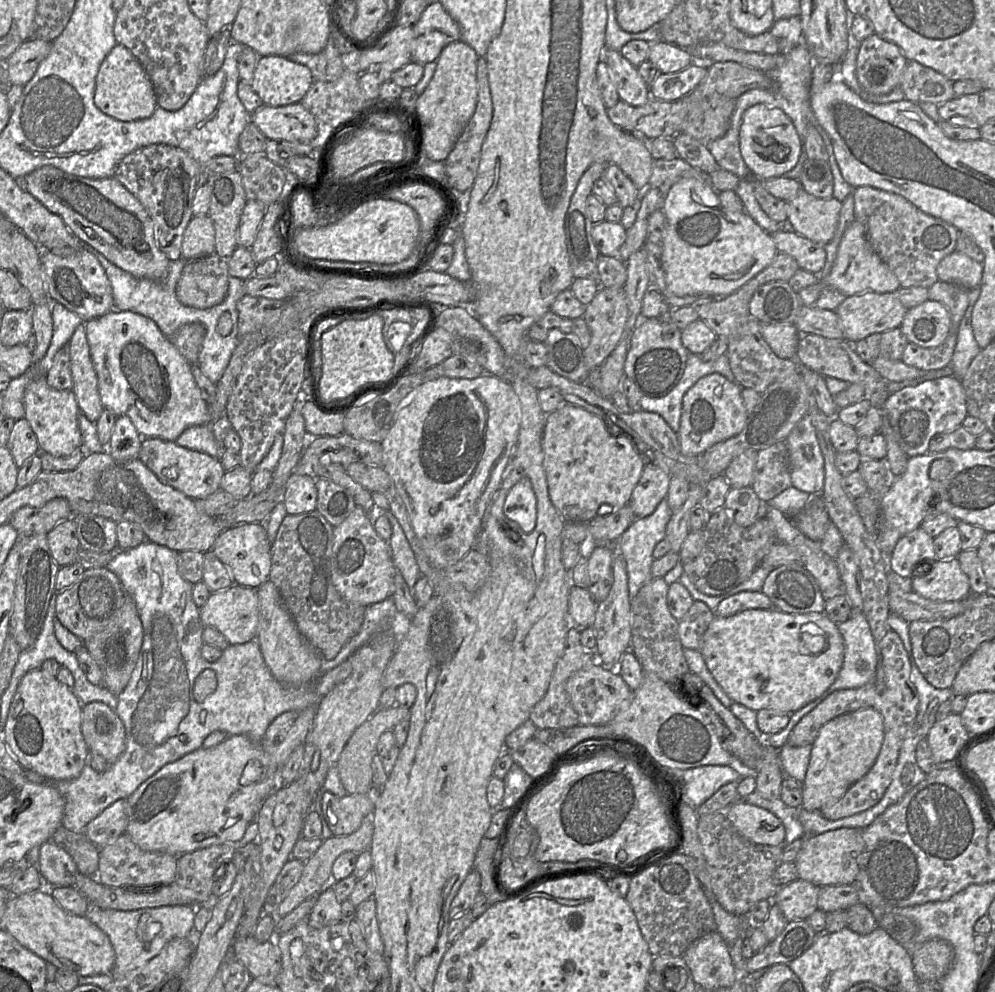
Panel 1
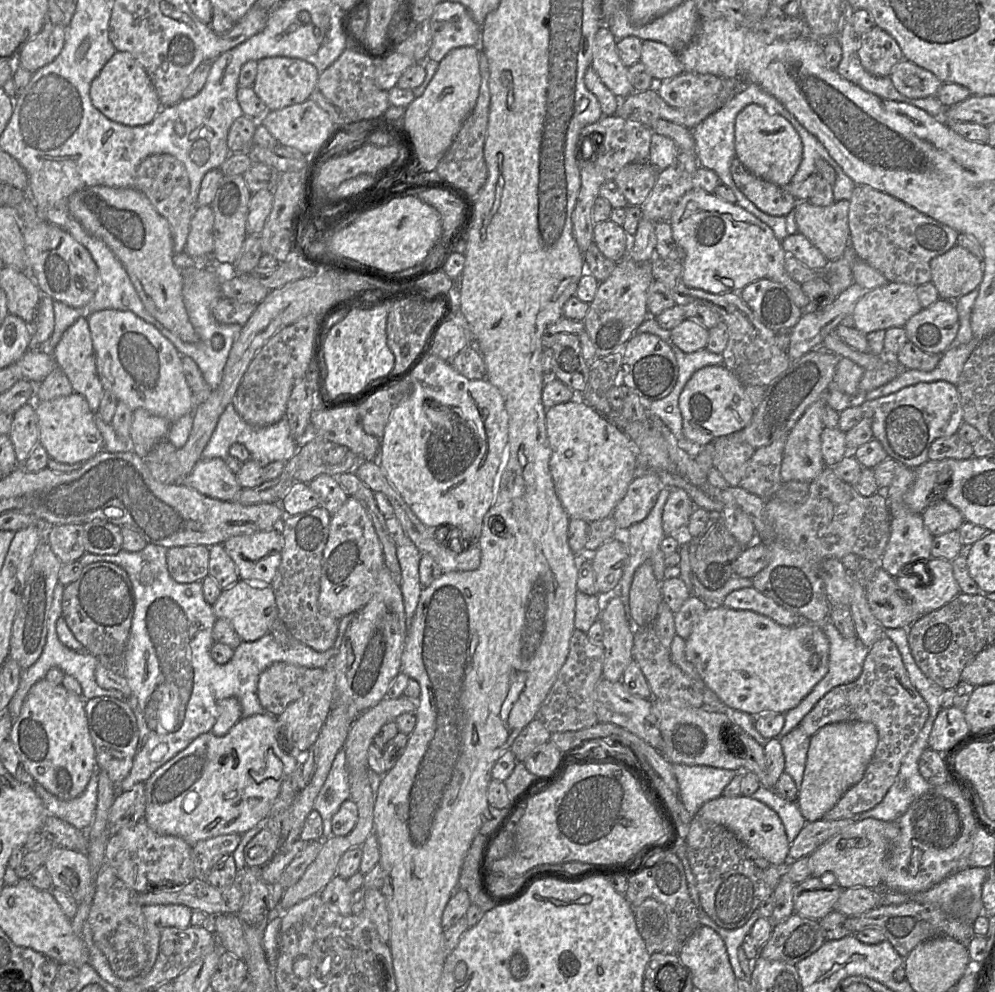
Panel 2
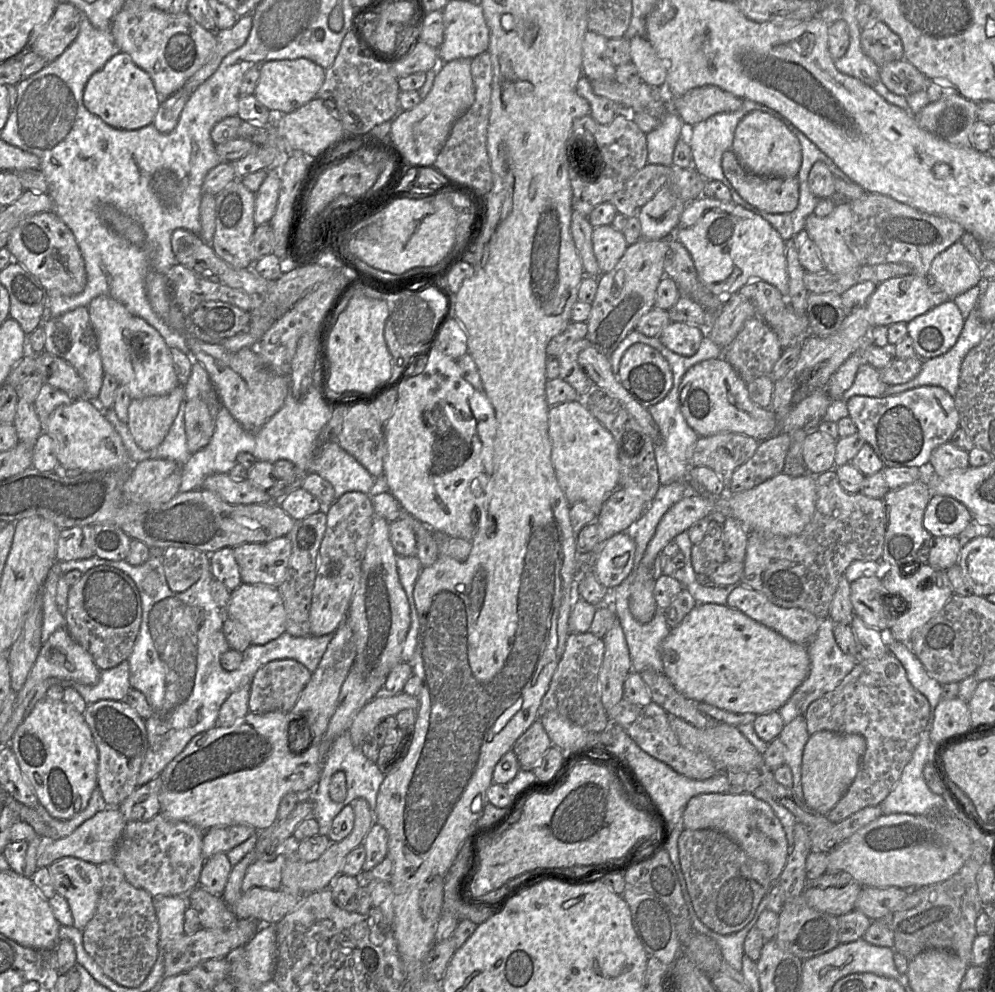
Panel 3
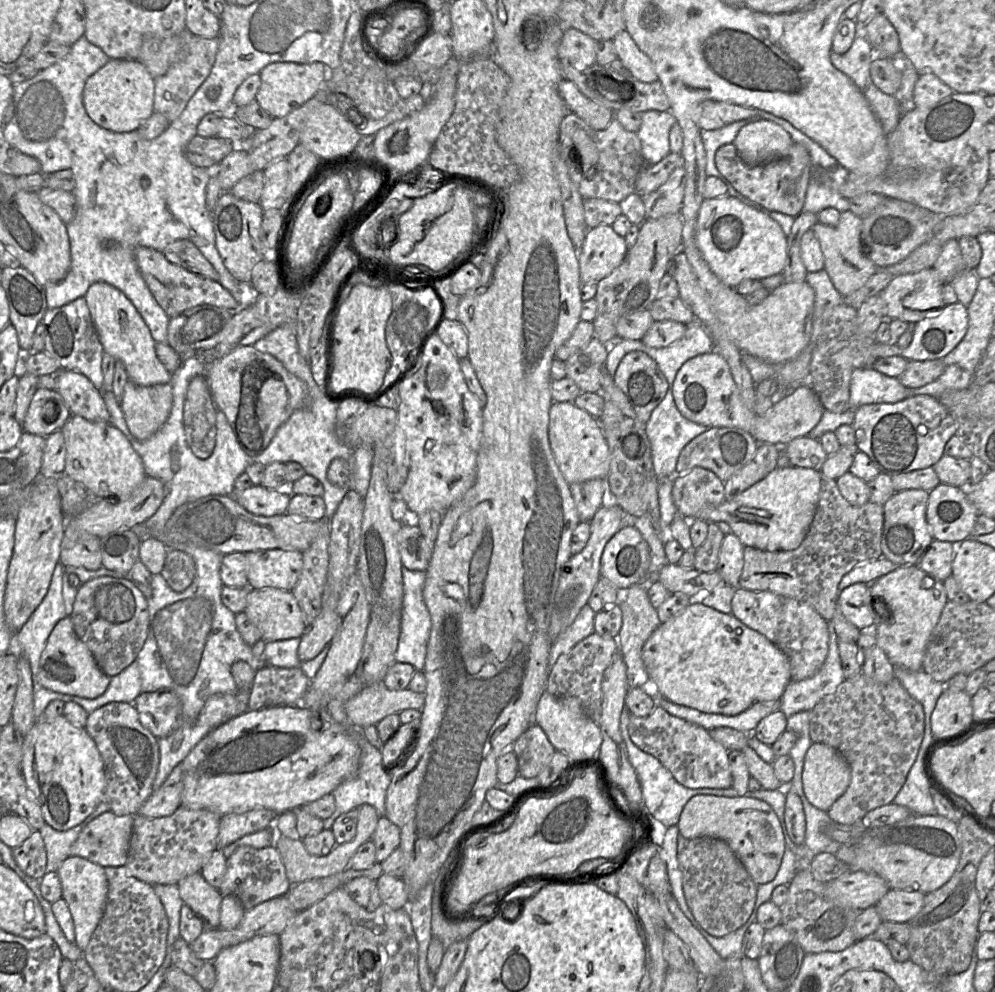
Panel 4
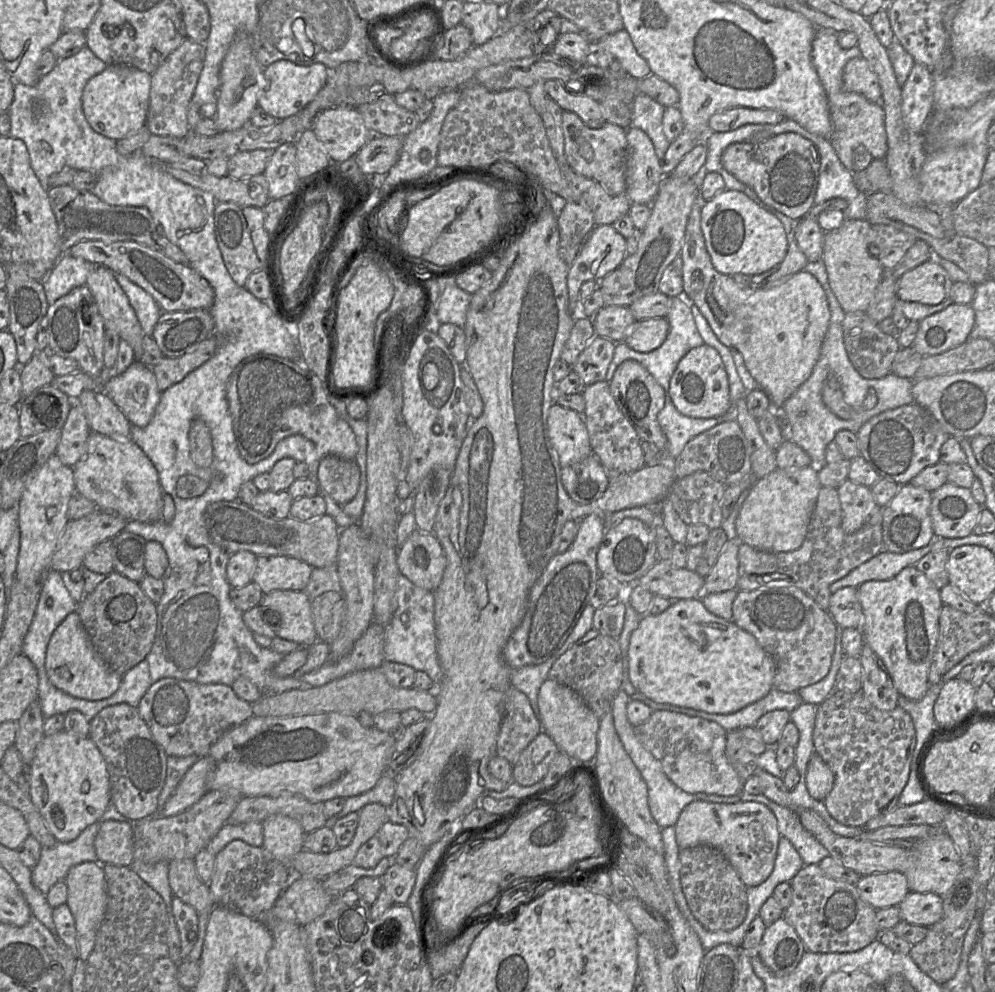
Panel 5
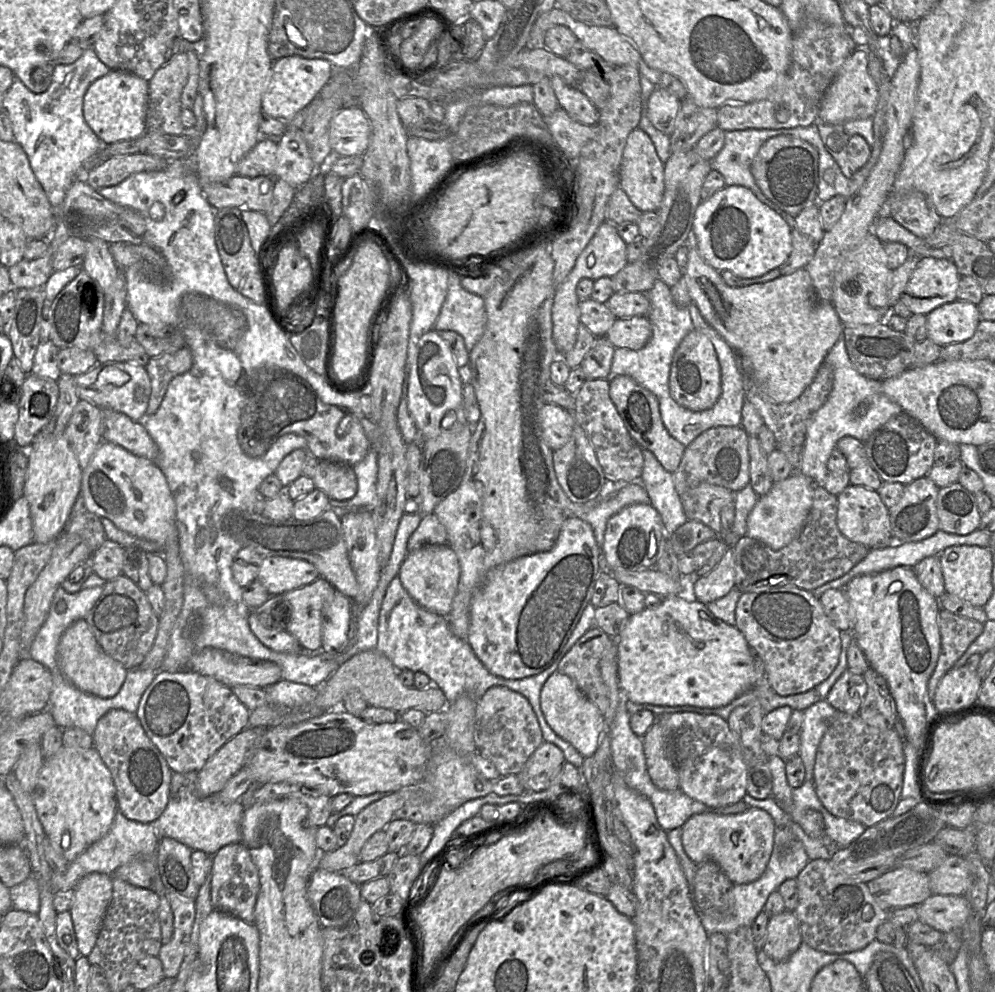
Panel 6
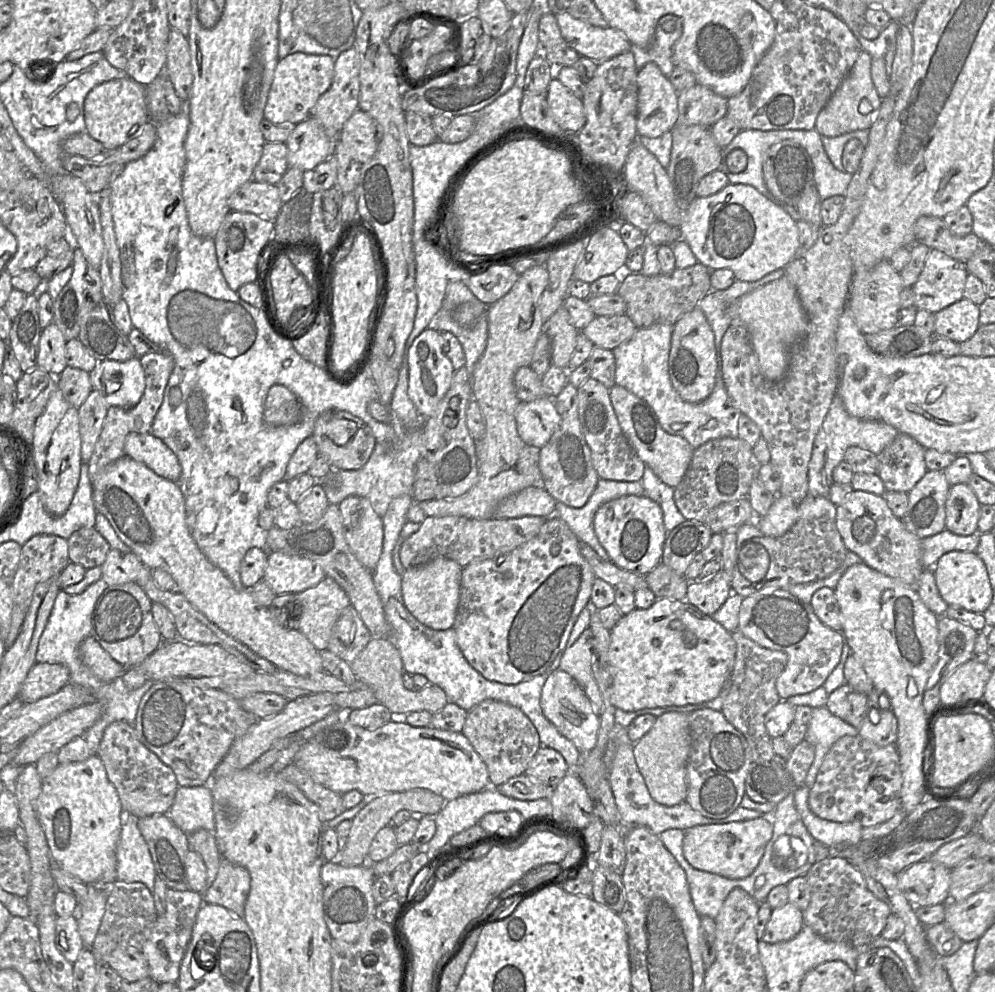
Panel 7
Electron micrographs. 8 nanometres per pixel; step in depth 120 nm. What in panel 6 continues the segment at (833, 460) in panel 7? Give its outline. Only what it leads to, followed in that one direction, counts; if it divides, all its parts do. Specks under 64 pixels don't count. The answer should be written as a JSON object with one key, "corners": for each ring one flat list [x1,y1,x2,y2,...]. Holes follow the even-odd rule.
{"corners":[[844,331,828,352,824,363,830,365,833,370,833,387,827,401,808,421,800,471,810,477,816,486,823,487,829,473,827,463,832,451,837,448,839,439,852,436,866,442,873,432,902,411,898,404,883,393,883,380,865,377,854,368,846,349],[862,402,868,404,868,411,864,416,857,416,856,408]]}

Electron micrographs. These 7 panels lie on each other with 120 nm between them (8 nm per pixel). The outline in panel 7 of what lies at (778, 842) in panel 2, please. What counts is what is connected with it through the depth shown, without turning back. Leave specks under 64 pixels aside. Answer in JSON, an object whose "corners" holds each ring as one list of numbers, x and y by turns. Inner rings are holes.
{"corners":[[770,816,726,824,697,825,685,831,683,853,687,861,698,870,729,879,741,879,752,874,758,866,772,832]]}

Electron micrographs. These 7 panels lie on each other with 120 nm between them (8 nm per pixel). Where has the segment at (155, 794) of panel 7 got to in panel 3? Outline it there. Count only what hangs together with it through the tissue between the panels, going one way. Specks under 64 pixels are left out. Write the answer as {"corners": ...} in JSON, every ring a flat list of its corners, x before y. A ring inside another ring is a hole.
{"corners":[[99,700,89,704,83,713,98,748,97,786,106,807,118,807,137,786,138,775,148,749,145,721,125,701]]}

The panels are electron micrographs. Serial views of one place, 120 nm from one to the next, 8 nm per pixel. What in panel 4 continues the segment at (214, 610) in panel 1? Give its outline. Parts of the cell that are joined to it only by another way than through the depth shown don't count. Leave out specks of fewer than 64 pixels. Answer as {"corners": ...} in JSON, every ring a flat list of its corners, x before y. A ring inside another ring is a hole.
{"corners":[[271,587,249,589,244,612,266,642,301,638,307,628,291,591]]}

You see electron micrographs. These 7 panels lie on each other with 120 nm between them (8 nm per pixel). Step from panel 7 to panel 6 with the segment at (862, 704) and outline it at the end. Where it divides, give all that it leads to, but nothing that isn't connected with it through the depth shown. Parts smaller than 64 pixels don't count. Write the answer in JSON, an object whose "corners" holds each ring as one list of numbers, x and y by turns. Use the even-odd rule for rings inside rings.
{"corners":[[847,669,835,682,826,700,836,710,856,715,859,714,865,692,866,683,863,675]]}

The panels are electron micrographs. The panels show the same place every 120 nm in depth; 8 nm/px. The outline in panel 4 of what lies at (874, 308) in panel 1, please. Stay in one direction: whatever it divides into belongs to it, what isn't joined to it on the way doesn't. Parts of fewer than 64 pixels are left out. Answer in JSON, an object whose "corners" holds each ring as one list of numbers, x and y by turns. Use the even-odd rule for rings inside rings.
{"corners":[[933,267,916,273,895,276,879,293,884,303,885,319,900,319,914,325,924,318,936,315,945,306,942,299,943,284,944,282]]}

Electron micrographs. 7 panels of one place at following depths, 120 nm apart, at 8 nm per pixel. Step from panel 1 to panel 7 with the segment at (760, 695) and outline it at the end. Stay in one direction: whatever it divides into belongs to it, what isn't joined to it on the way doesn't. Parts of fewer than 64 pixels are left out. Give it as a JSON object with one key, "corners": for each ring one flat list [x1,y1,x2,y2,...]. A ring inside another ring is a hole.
{"corners":[[658,598,647,609,635,608,621,617,610,631,608,652,611,675,611,703,616,709,633,712,646,708,701,704,715,699,734,668,736,643,711,616,686,600]]}

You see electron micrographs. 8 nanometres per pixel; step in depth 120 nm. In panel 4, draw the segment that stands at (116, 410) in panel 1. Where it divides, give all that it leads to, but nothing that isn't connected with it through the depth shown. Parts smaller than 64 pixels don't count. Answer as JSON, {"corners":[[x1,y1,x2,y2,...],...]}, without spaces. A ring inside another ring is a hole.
{"corners":[[105,282,92,284,85,299,104,352,124,363,128,379,141,386,169,383,172,375,159,360,150,329,123,292]]}

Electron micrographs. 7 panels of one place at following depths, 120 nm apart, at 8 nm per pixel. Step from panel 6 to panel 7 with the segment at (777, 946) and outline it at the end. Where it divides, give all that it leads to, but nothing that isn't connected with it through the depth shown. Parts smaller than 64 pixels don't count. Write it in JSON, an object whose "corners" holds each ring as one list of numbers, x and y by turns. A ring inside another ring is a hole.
{"corners":[[787,902,772,910,762,940,771,944,791,940,803,926,803,911]]}

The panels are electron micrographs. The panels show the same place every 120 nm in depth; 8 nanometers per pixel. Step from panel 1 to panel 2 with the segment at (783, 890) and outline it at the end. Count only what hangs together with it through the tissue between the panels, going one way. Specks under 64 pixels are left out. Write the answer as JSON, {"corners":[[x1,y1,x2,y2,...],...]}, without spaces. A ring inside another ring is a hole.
{"corners":[[810,877,796,885,793,893,794,913,801,917,821,920,834,911,844,889,836,881,826,886,821,878]]}

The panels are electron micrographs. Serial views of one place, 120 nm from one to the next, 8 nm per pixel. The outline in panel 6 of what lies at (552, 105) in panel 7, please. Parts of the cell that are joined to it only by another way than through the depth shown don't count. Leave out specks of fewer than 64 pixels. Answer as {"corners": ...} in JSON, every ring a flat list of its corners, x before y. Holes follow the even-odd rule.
{"corners":[[550,77,551,87,559,106,575,121,584,125,596,125,599,110,576,85,567,84,561,77]]}

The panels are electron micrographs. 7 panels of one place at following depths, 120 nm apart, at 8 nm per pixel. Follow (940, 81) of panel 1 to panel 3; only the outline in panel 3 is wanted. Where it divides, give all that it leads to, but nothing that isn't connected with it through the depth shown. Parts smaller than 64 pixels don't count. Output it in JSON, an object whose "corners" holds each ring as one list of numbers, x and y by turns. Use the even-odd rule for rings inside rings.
{"corners":[[905,59,884,64,879,68,879,74,889,91,904,97,926,90,931,81]]}

